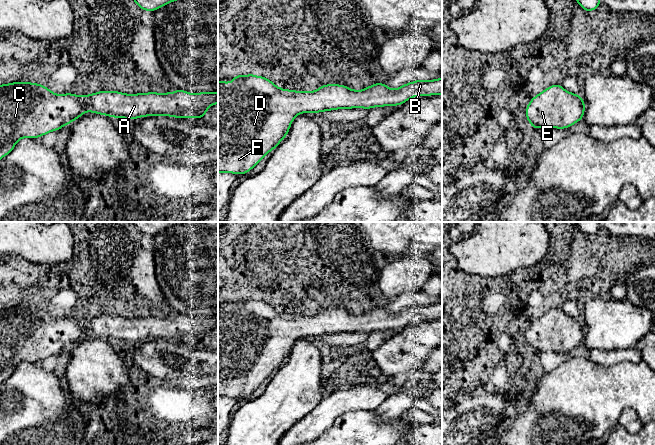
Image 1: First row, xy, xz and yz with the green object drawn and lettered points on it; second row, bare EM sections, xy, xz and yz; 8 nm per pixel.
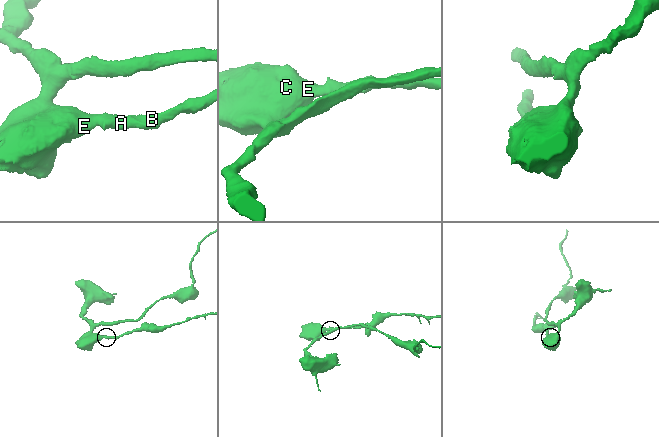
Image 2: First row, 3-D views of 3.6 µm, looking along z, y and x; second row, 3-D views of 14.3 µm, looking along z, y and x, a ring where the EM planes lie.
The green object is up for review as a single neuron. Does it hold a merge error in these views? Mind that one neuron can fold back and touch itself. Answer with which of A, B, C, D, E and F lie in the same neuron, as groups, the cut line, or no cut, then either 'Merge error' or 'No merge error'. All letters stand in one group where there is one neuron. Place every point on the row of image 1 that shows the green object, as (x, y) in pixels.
Groups: A B C D E F. No split. No merge error

